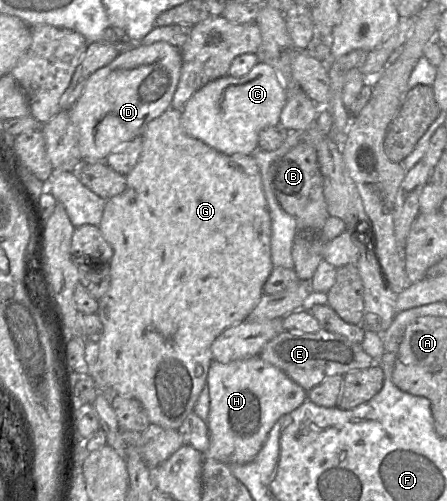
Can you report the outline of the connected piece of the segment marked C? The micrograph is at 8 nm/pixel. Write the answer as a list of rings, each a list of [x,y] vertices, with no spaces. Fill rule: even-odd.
[[[259,61],[244,76],[222,76],[199,88],[182,110],[181,124],[190,136],[221,153],[251,154],[259,147],[259,132],[280,121],[287,98],[285,84],[276,69]]]

